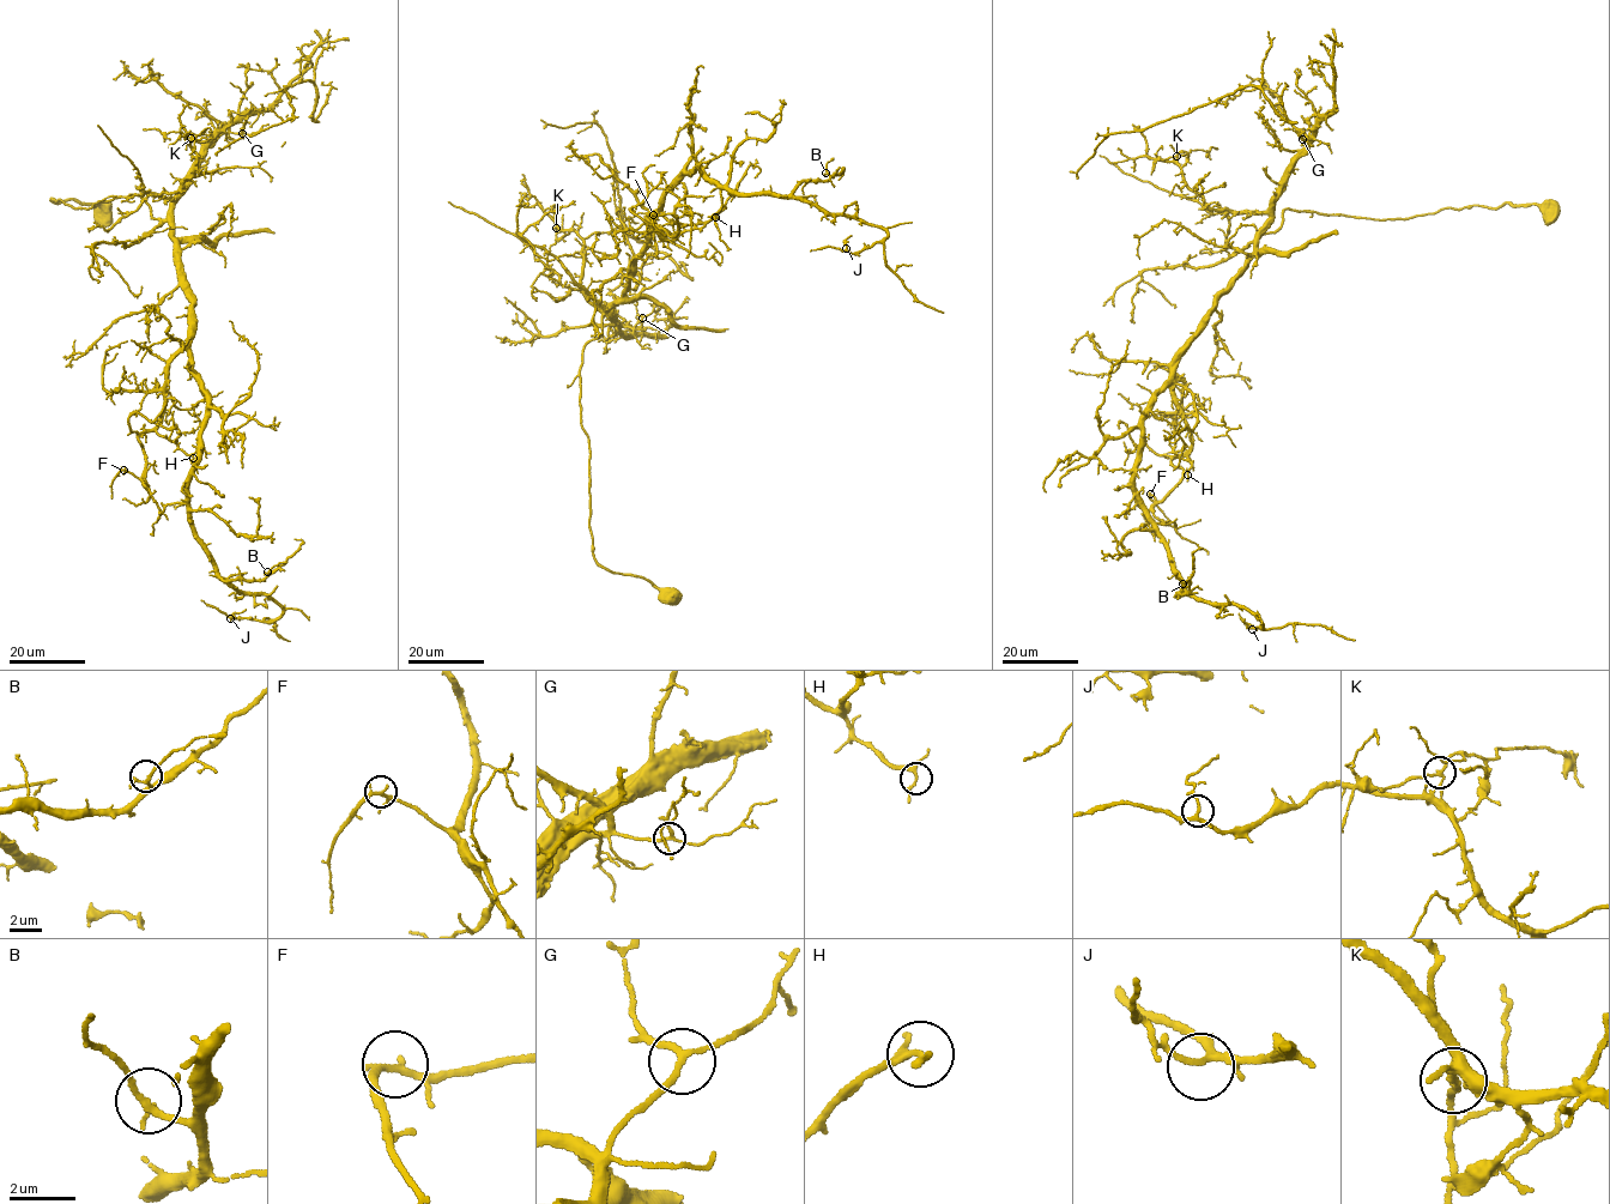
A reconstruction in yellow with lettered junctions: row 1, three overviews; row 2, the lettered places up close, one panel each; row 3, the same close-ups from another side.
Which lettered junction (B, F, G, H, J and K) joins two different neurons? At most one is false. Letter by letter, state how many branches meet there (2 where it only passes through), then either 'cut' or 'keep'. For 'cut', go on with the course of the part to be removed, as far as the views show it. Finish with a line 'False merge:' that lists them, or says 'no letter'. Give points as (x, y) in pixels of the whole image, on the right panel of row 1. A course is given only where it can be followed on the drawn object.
B: branches 3; keep
F: branches 3; keep
G: branches 3; keep
H: branches 3; keep
J: branches 3; keep
K: branches 3; cut; course (1176, 156), (1180, 151), (1217, 149)
False merge: K

